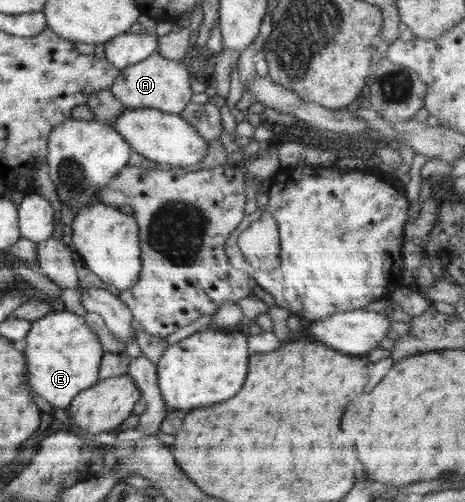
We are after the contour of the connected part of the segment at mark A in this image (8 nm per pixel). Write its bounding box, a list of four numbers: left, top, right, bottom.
[109,52,190,115]

